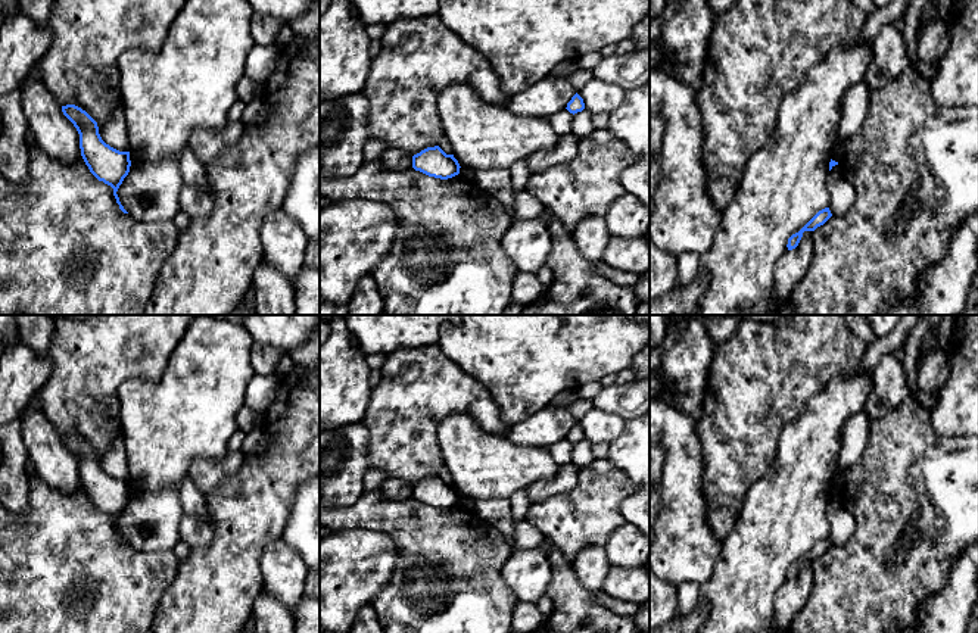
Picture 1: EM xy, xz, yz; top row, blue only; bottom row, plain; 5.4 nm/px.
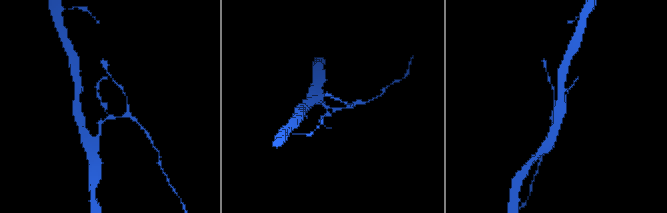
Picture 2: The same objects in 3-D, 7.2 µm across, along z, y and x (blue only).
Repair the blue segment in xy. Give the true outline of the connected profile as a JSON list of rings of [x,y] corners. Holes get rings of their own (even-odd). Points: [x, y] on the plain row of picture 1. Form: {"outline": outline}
{"outline": [[[66,434],[62,436],[62,442],[80,464],[81,486],[90,502],[99,511],[103,511],[113,518],[113,526],[119,539],[124,543],[128,543],[121,534],[116,521],[130,502],[130,481],[119,481],[106,474],[99,464],[97,452],[81,437]]]}

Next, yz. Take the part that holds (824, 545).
{"outline": [[[829,537],[819,540],[798,562],[788,568],[788,580],[798,576],[804,561],[815,561],[817,556],[823,555],[832,546]]]}

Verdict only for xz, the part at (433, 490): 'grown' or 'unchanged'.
unchanged

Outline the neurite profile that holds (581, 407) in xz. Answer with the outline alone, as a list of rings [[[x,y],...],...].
[[[577,399],[567,406],[570,414],[576,421],[579,421],[591,408],[594,408],[594,400],[591,399]]]

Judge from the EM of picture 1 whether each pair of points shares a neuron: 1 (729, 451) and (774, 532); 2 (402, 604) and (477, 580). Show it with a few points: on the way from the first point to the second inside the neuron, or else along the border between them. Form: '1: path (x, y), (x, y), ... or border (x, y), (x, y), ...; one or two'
1: border (774, 461), (747, 490), (737, 518); two
2: path (421, 604), (435, 604), (458, 580); one

